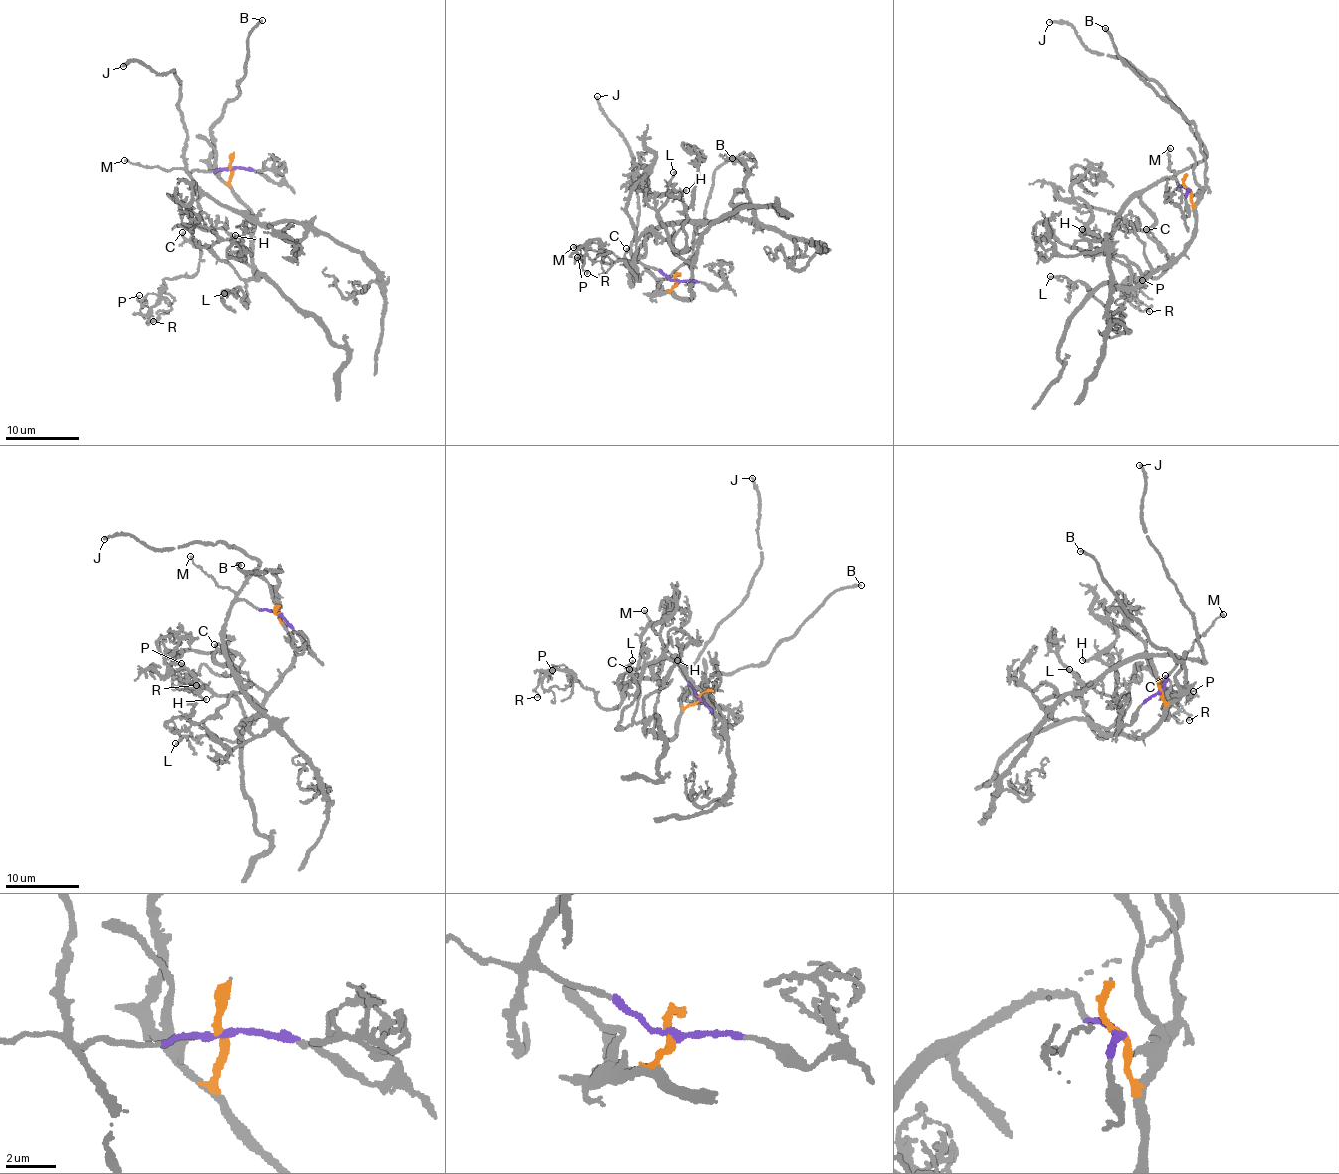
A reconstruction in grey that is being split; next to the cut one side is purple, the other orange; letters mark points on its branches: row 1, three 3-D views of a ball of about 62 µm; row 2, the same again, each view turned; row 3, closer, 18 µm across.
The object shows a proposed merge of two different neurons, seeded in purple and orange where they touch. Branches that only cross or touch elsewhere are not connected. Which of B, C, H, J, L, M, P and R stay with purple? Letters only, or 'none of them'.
C, J, M, P, R

